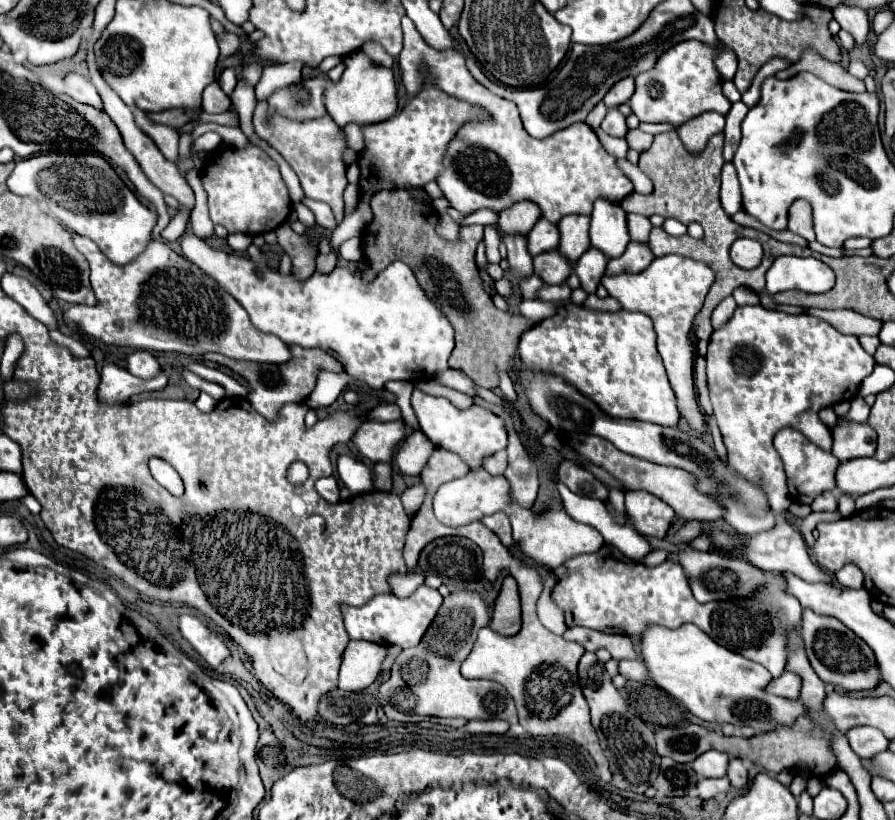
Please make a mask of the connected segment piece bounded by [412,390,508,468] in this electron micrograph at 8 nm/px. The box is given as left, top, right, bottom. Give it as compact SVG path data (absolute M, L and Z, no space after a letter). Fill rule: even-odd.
M414 390L412 392L412 408L418 418L420 430L434 442L434 446L440 446L440 448L460 454L468 462L470 468L482 466L484 456L490 456L502 448L506 448L506 444L508 444L504 422L498 416L494 416L492 412L488 412L476 404L468 410L458 410L446 398L428 396L420 390Z

